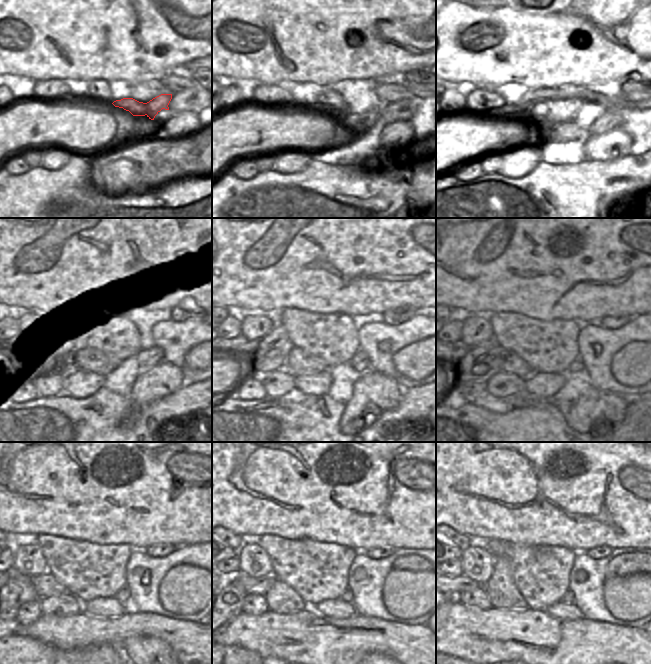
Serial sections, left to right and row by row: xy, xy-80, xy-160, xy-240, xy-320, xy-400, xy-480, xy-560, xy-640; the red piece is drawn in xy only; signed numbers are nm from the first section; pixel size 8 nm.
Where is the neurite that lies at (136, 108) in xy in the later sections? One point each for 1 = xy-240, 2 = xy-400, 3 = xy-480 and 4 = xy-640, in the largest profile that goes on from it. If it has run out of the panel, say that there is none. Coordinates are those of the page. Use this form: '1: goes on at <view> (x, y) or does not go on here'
1: goes on at xy-240 (89, 359)
2: goes on at xy-400 (510, 362)
3: goes on at xy-480 (45, 584)
4: goes on at xy-640 (456, 584)

